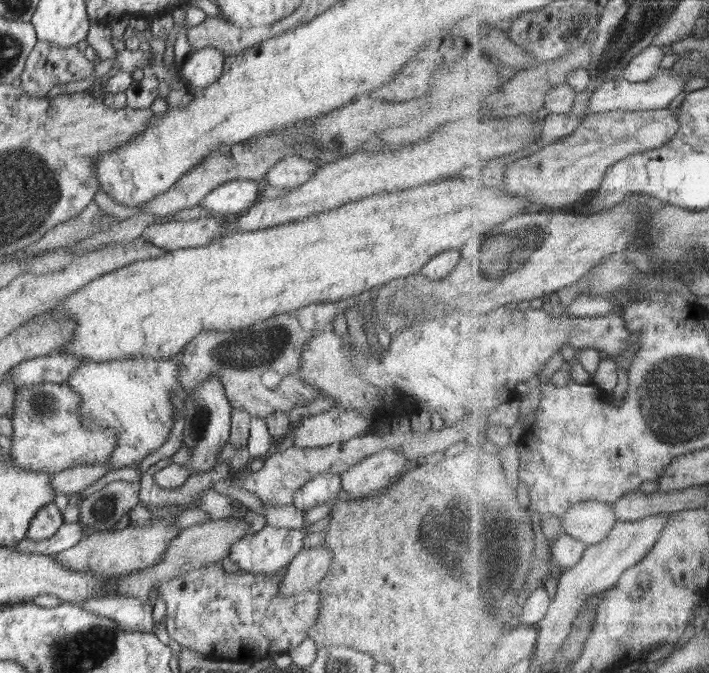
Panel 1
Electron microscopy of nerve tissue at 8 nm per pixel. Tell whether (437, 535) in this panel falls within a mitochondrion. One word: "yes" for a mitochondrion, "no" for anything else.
yes

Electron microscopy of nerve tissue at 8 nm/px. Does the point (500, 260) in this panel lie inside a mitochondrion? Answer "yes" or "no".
yes

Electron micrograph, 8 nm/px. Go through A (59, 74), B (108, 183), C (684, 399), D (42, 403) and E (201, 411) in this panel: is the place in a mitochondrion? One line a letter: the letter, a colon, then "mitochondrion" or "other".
A: other
B: other
C: mitochondrion
D: mitochondrion
E: mitochondrion

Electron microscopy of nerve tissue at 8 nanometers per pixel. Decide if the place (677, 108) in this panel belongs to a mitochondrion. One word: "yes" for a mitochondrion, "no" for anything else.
no

